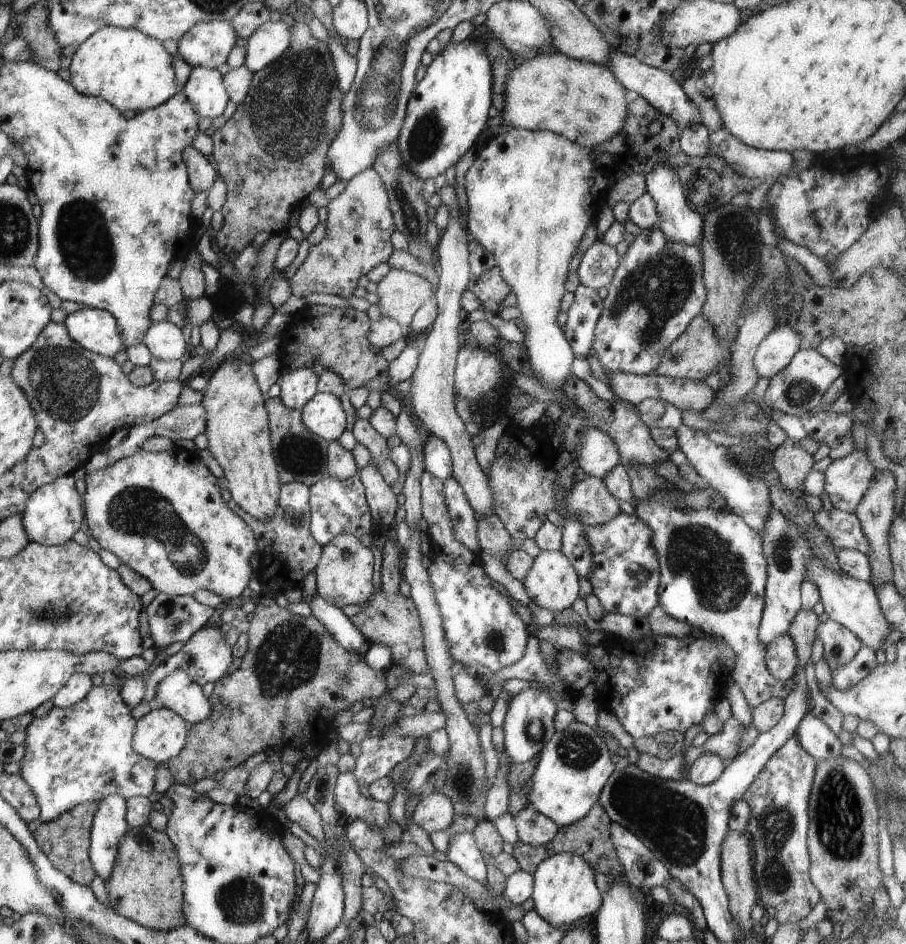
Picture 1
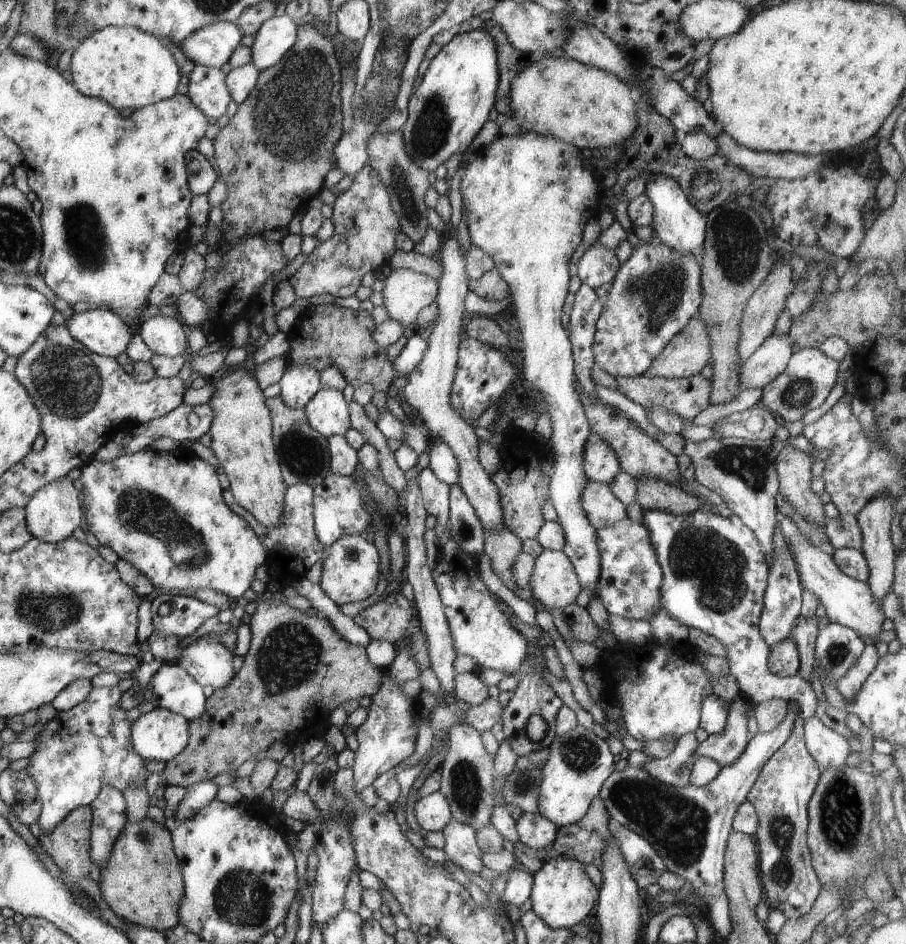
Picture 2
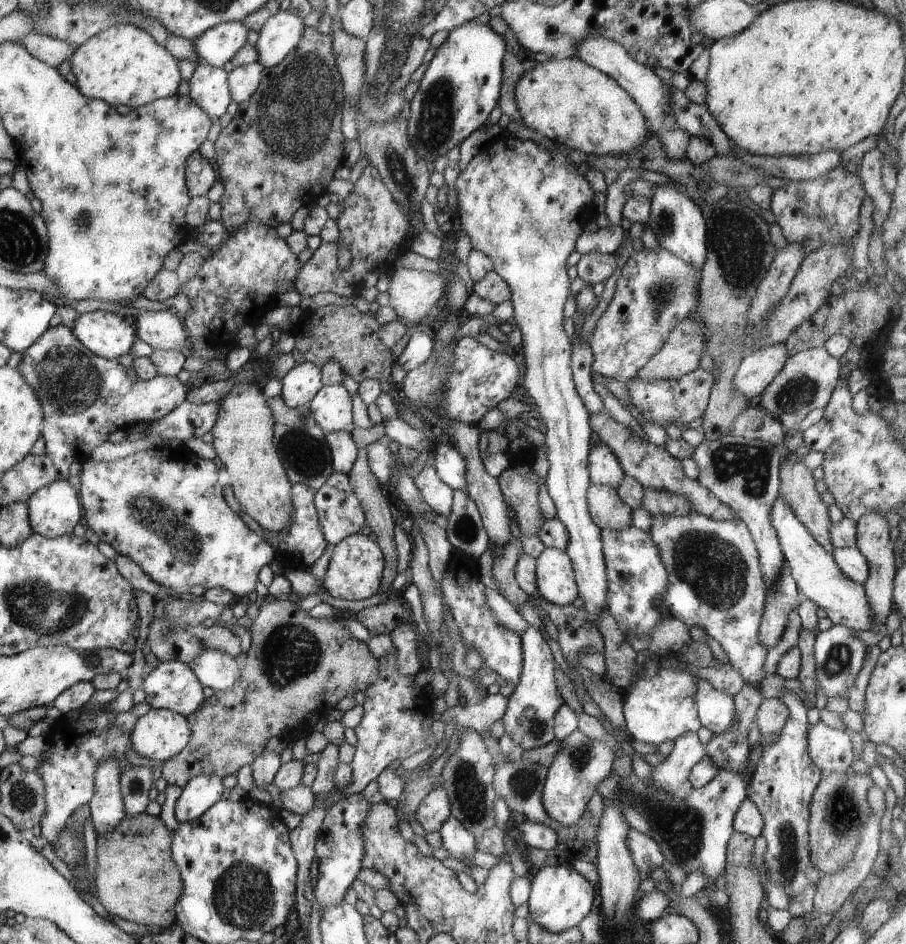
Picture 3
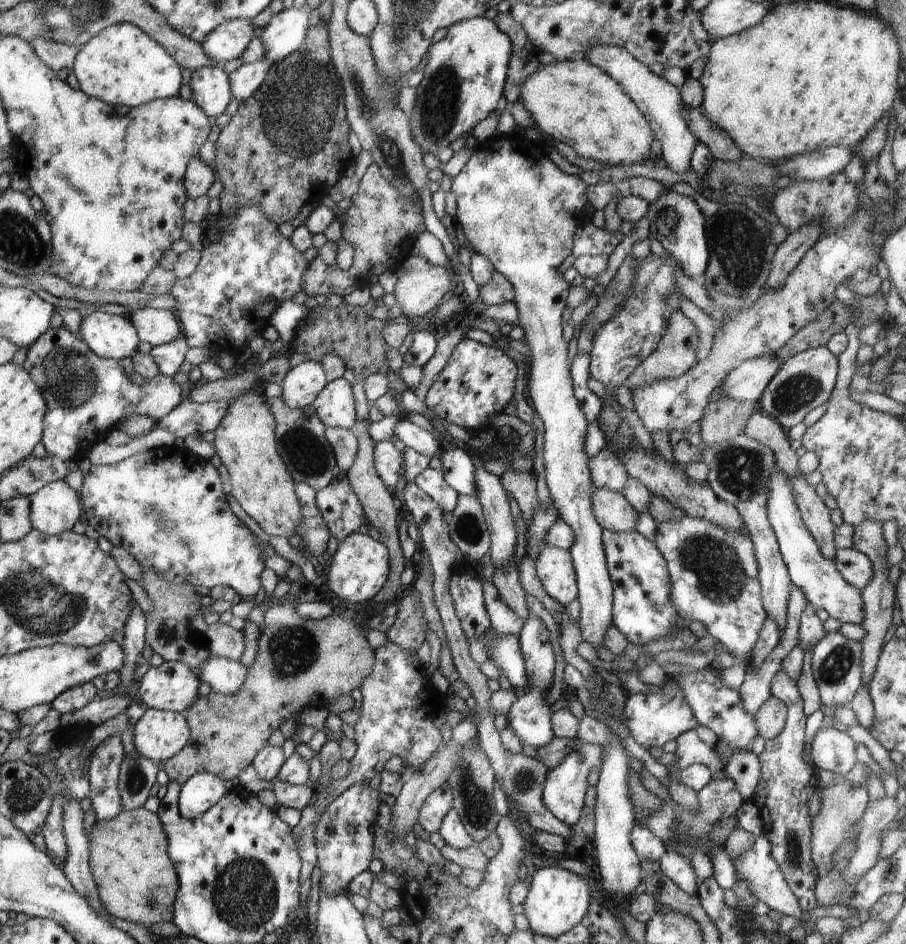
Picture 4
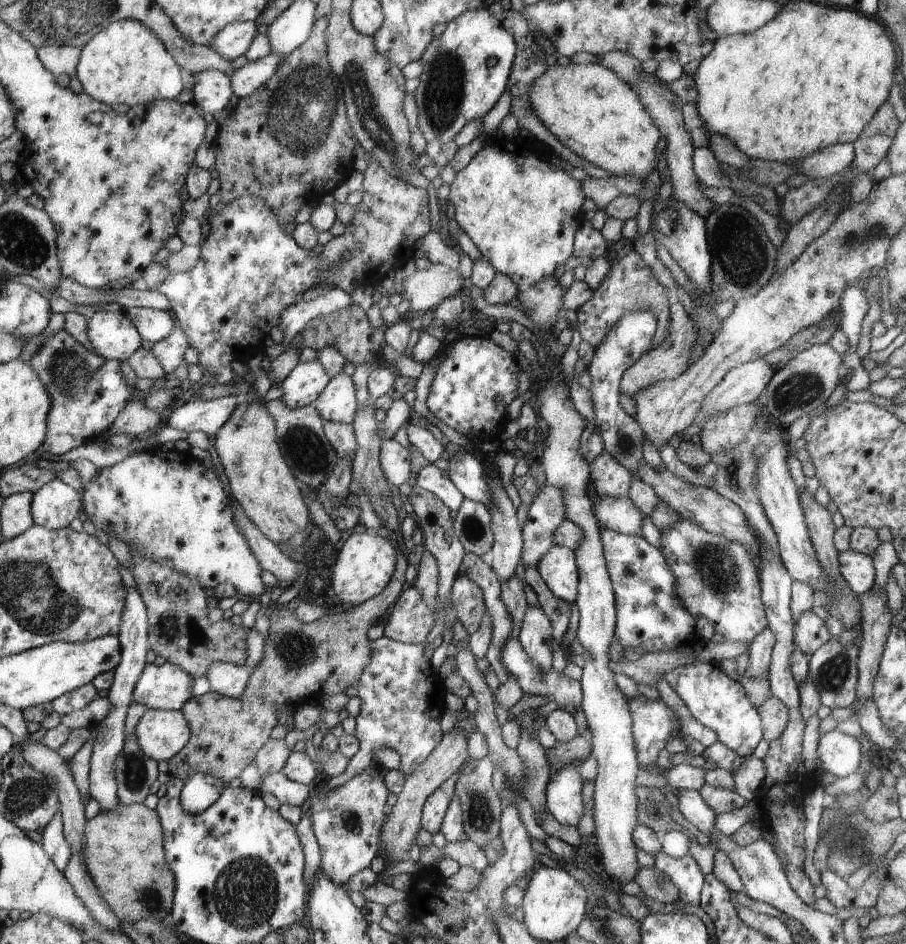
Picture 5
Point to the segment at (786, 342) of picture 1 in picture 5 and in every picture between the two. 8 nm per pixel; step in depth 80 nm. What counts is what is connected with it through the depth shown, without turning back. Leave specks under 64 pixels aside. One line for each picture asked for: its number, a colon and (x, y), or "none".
2: (770, 360)
3: (758, 368)
4: (747, 381)
5: (744, 384)

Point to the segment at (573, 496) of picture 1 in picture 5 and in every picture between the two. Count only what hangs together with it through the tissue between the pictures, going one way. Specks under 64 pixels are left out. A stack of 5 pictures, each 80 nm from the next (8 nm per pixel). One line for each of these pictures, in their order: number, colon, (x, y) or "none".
2: (602, 508)
3: (606, 508)
4: (612, 511)
5: (619, 514)

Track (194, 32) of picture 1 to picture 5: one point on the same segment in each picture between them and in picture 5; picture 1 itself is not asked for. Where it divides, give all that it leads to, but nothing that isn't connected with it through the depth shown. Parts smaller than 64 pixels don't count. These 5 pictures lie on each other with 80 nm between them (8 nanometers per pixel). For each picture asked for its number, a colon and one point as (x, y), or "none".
2: (212, 46)
3: (215, 47)
4: (229, 40)
5: (235, 39)

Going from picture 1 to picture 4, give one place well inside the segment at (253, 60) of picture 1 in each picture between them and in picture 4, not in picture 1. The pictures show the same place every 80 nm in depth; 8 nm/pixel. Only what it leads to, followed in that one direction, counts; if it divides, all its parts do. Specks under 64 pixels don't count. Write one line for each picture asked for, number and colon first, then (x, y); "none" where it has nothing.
2: (276, 36)
3: (281, 34)
4: (285, 33)

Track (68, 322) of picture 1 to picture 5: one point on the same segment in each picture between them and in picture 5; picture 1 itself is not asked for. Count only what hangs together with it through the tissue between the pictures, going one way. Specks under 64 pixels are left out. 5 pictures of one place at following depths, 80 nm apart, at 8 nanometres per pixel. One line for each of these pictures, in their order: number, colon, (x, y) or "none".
2: (102, 331)
3: (109, 335)
4: (111, 336)
5: (113, 335)

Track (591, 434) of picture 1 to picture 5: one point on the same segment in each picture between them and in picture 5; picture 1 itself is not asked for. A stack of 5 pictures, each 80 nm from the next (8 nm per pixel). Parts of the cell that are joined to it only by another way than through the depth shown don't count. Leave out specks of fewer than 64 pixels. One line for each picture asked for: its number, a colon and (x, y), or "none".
2: (601, 464)
3: (604, 468)
4: (607, 470)
5: (608, 476)

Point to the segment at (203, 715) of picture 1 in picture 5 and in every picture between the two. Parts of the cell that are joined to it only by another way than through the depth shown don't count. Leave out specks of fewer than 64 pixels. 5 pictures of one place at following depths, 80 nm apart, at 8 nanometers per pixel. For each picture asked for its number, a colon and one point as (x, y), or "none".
2: (170, 687)
3: (172, 685)
4: (173, 686)
5: (169, 687)

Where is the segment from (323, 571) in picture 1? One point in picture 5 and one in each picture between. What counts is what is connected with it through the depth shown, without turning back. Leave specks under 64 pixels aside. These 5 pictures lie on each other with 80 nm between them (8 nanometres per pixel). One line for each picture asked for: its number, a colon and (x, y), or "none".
2: (350, 573)
3: (356, 567)
4: (360, 566)
5: (364, 562)

